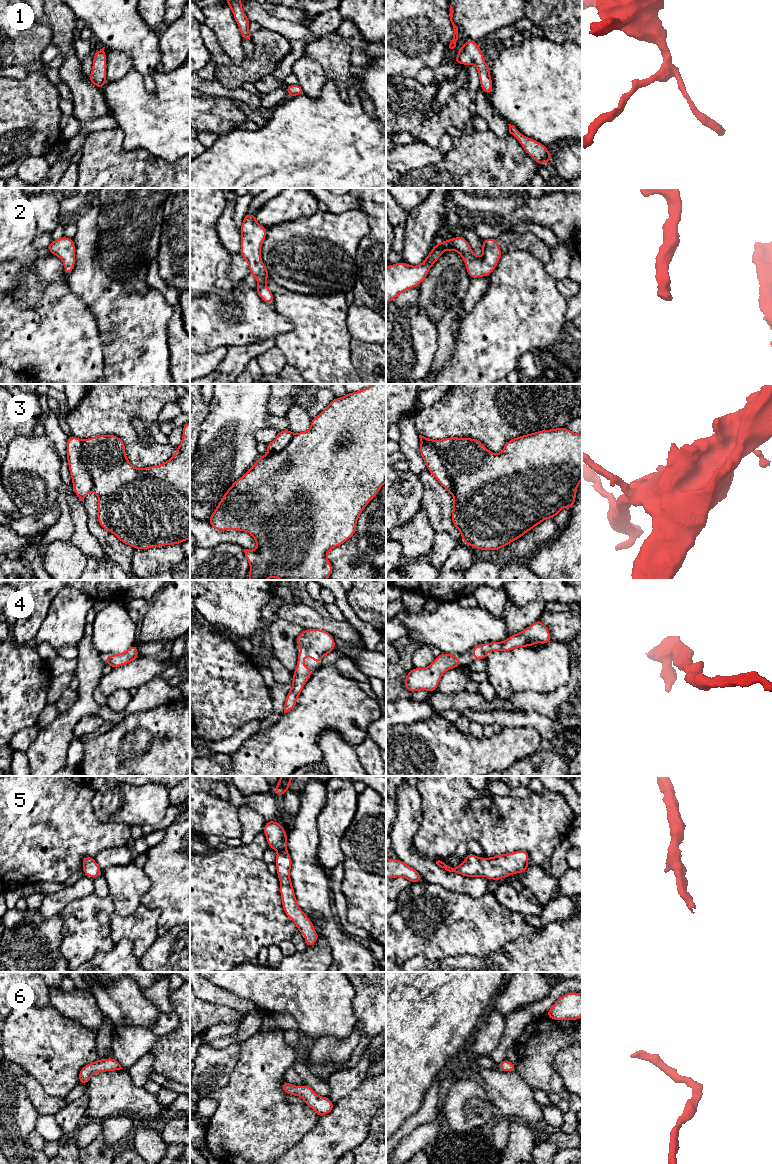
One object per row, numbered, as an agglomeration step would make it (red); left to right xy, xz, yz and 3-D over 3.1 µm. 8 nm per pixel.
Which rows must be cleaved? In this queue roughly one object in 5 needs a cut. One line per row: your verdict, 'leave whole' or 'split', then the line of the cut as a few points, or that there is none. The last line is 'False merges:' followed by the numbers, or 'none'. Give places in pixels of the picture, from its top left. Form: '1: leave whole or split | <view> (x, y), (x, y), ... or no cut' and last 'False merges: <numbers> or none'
1: leave whole | no cut
2: leave whole | no cut
3: split | yz (421, 442), (429, 442), (436, 450), (452, 481), (453, 495)
4: leave whole | no cut
5: leave whole | no cut
6: leave whole | no cut
False merges: 3

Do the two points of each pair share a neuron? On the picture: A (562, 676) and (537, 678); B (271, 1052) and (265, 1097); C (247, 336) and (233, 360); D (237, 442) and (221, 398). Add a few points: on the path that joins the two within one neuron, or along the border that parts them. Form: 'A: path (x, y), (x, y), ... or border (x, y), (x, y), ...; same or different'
A: path (556, 676), (543, 676); same
B: path (265, 1063), (265, 1086); same
C: border (265, 339), (259, 342), (229, 345), (227, 347); different
D: path (231, 431), (231, 409); same

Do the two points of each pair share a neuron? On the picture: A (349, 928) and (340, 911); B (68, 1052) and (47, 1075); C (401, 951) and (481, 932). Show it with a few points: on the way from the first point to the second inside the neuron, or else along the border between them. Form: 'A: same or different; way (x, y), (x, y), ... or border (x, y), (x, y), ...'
A: same; way (345, 924), (342, 921), (341, 915)
B: same; way (62, 1058), (53, 1069)
C: same; way (421, 945), (429, 944), (441, 932), (461, 932)

